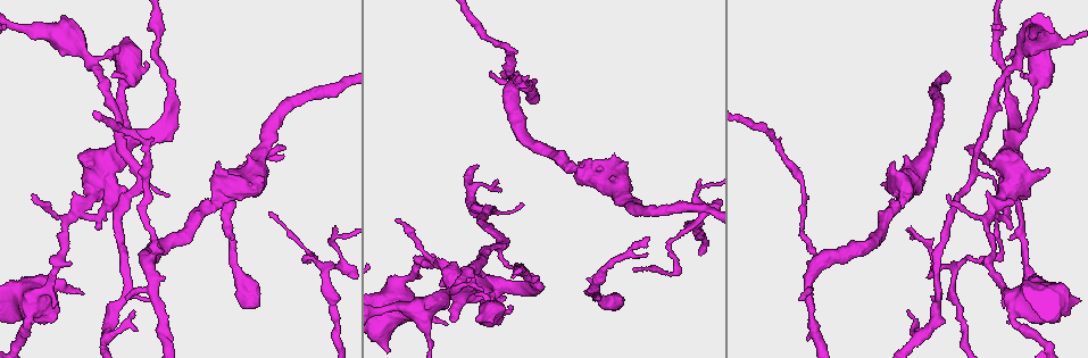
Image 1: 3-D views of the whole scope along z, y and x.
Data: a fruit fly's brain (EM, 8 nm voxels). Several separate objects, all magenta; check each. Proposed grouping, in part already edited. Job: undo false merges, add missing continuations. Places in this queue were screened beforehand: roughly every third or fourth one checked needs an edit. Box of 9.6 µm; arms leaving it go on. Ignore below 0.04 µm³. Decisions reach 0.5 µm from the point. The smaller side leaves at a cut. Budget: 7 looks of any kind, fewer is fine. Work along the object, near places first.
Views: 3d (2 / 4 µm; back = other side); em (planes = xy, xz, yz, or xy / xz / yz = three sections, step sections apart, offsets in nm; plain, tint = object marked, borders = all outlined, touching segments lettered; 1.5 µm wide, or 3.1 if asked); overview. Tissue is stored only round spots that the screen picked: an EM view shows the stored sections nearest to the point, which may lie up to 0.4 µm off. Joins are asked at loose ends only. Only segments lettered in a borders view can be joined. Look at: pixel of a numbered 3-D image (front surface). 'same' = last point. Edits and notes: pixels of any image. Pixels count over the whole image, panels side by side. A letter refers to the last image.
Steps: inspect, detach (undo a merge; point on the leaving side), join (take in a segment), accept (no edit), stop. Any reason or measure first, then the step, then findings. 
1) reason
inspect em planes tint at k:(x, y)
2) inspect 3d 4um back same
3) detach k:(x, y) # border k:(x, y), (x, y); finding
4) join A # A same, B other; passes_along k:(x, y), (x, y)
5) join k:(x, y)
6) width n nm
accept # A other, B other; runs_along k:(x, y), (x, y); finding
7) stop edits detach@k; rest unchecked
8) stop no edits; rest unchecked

branch stops here
inspect 3d 2um at 1:(127, 299)

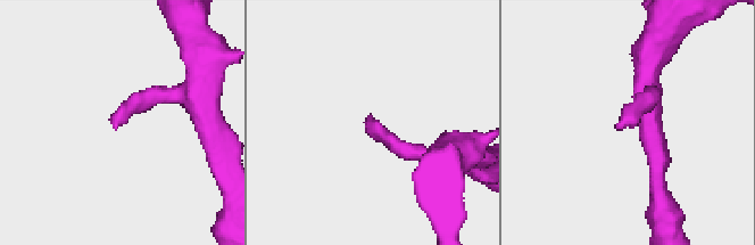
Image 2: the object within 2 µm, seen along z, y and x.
inspect em planes plain at 2:(115, 126)

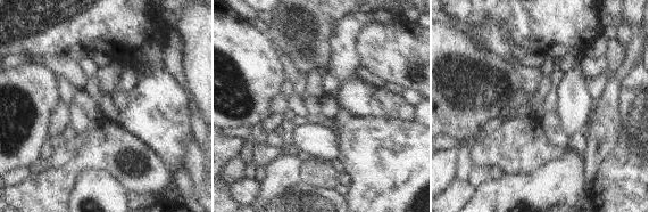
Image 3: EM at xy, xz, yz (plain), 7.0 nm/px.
inspect em planes borders same

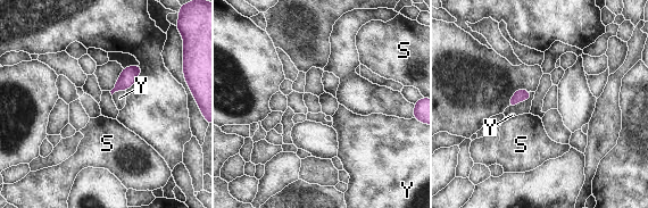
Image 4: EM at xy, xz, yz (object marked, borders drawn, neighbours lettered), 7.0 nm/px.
accept # S other, Y other; none of them fits

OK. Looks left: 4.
an open end
inspect 3d 2um at 1:(446, 324)

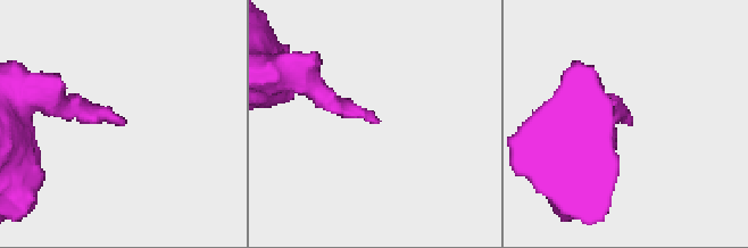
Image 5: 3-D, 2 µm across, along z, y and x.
inspect em planes borders at 5:(124, 123)

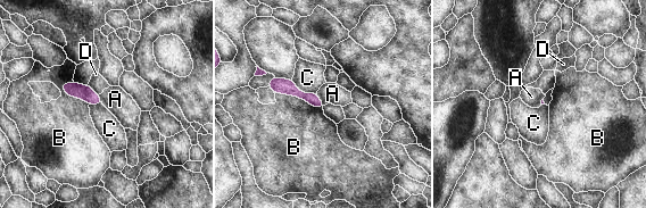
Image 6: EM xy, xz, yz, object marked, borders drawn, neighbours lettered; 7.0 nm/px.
accept # A other, B other, C other, D other; border 6:(291, 78), (301, 91), (316, 93); none of them fits

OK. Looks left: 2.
calibre changes
inspect em xz step 4 tint at 1:(173, 113)

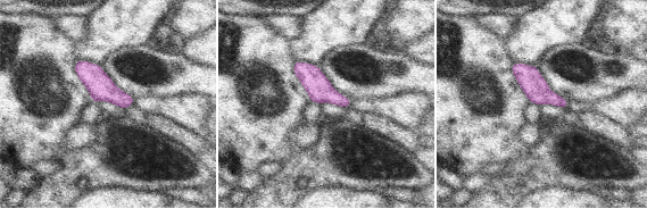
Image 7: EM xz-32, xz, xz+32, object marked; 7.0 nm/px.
cut it another way
inspect em planes borders same

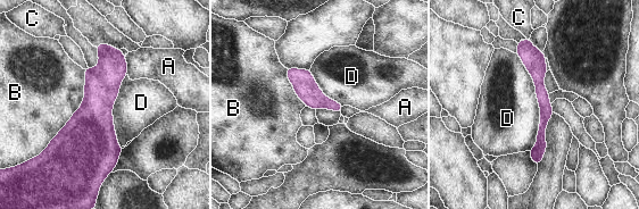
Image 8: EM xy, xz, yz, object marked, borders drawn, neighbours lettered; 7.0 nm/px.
longest_contact D 700 nm
accept # A other, B other, C other, D other; runs_along 8:(527, 41), (544, 101), (537, 160); continuous, no second neuron

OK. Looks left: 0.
stop no edits; rest unchecked

